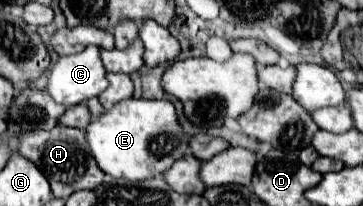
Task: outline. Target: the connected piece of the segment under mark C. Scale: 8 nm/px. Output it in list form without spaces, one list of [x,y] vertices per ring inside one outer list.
[[[87,46],[81,54],[59,56],[51,64],[47,92],[55,102],[75,106],[99,96],[109,86],[105,74],[99,48]]]

